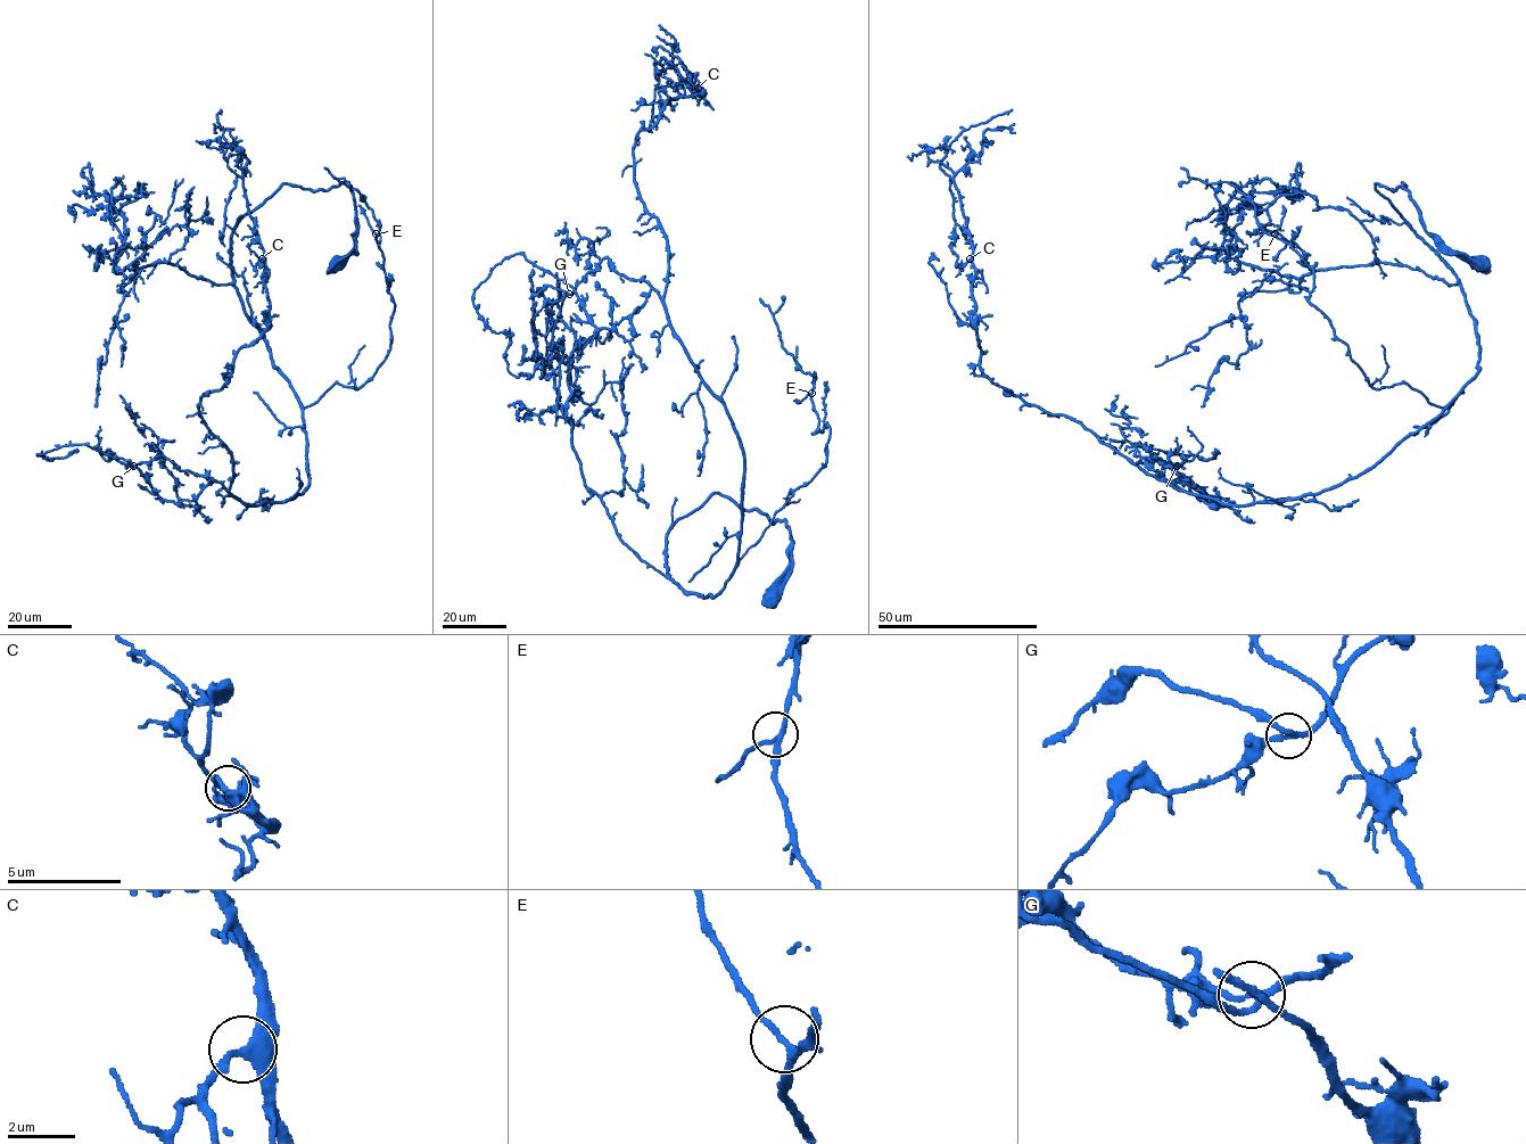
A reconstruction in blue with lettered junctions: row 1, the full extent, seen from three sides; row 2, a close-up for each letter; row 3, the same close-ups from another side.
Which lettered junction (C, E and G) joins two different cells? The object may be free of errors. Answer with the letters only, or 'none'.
none

